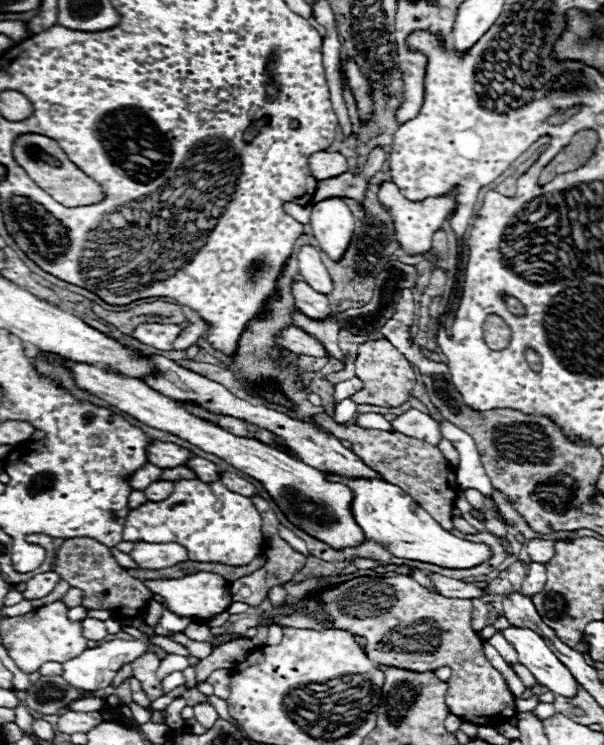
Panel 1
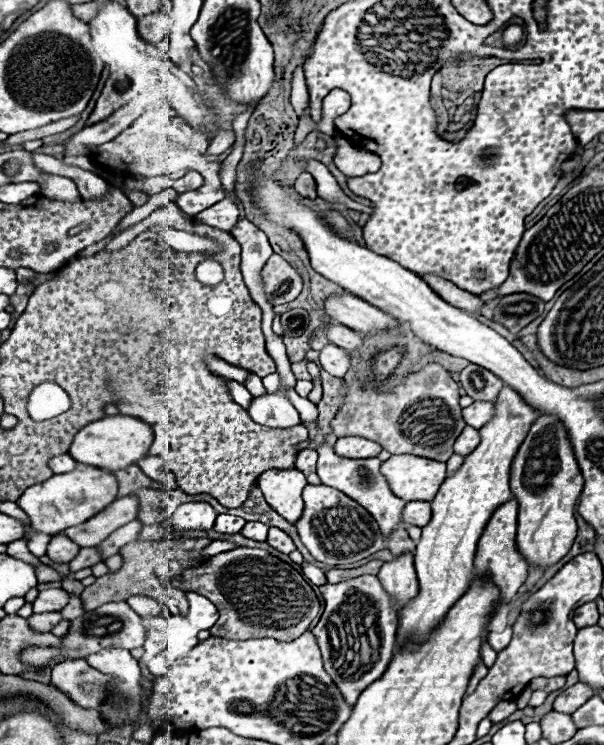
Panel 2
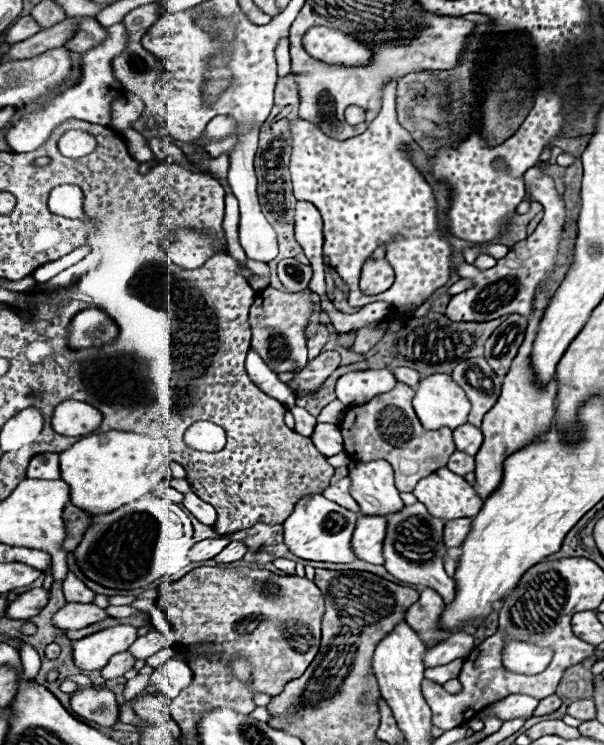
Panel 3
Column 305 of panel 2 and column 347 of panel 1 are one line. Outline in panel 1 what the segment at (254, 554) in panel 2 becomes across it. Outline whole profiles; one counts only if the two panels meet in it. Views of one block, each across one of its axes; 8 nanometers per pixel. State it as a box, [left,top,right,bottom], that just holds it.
[251,576,516,728]

